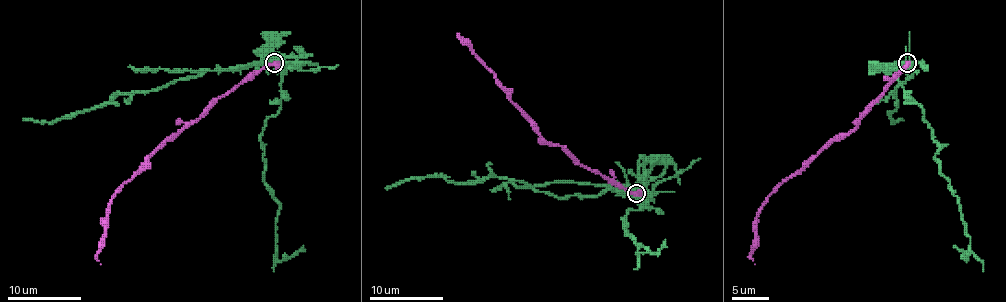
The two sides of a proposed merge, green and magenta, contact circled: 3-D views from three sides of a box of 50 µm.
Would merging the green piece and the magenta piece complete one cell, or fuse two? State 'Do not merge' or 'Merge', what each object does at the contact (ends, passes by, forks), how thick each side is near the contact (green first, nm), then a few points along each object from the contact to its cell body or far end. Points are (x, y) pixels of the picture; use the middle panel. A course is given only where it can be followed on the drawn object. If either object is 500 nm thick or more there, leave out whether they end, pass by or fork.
Do not merge. Thickness 900 nm (green) against 600 nm. Course of green: (636, 193), (645, 177), (643, 206), (628, 212), (623, 223), (641, 247), (636, 254), (656, 252), (665, 239). Course of magenta: (636, 193), (580, 166), (560, 146), (551, 146), (462, 41)

